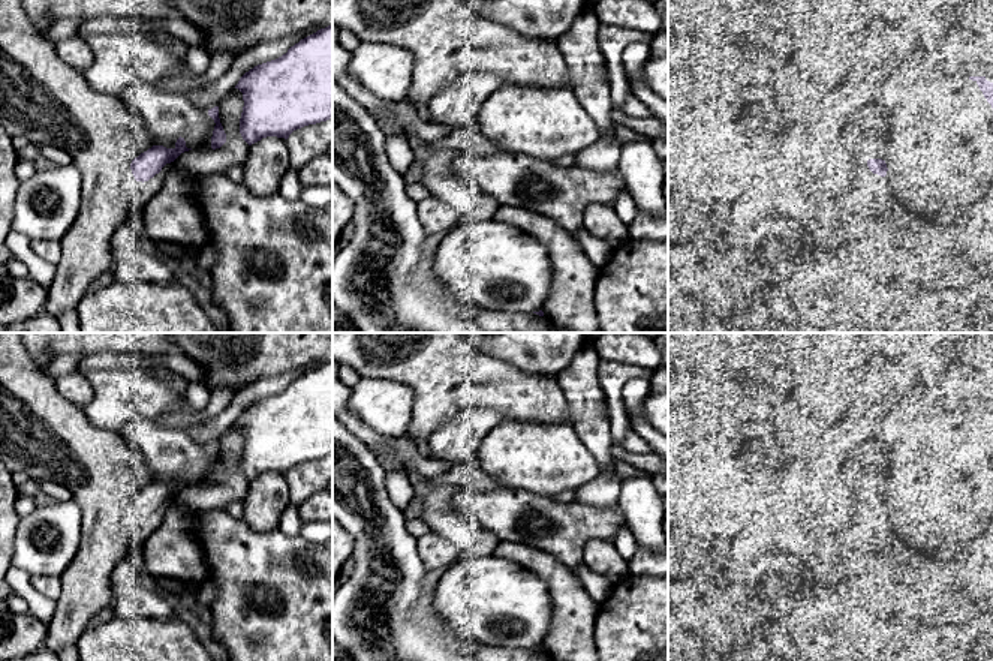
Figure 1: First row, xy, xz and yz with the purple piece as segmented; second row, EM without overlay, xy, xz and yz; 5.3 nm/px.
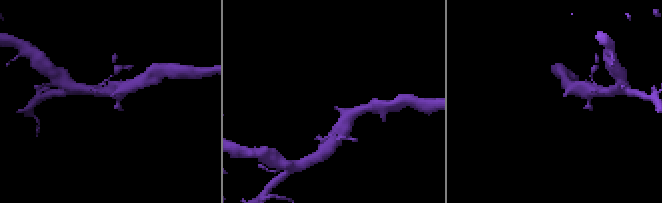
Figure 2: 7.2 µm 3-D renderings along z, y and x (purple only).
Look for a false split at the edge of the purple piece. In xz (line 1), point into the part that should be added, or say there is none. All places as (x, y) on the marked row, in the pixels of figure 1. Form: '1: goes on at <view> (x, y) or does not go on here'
1: does not go on here

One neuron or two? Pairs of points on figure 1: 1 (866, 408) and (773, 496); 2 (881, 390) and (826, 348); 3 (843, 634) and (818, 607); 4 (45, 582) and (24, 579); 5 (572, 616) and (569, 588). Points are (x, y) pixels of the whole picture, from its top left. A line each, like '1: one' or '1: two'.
1: one
2: two
3: one
4: two
5: one

